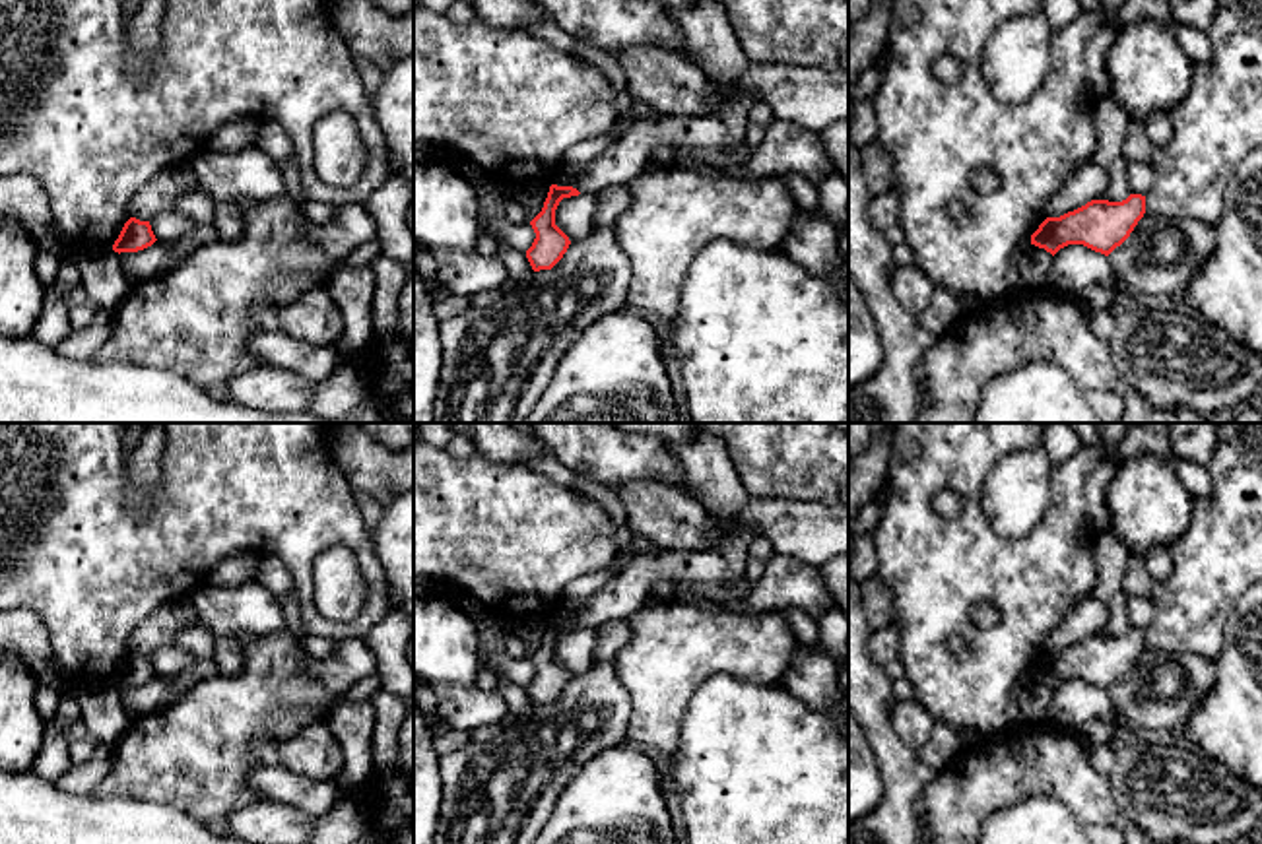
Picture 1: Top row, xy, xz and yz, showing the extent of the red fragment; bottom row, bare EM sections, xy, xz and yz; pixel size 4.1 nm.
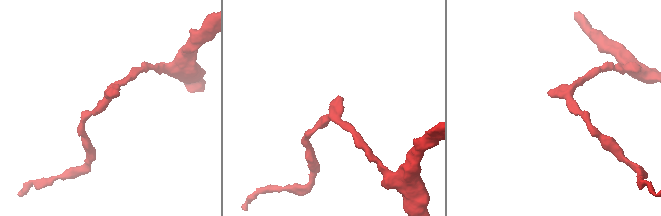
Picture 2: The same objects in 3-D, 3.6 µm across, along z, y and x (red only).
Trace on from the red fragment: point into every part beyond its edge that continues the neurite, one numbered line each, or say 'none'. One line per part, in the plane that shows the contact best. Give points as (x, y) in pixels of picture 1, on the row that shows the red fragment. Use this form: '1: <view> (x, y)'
none

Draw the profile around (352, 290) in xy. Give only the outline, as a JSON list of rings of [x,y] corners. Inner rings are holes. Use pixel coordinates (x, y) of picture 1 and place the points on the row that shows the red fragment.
[[[340,266],[330,272],[324,287],[344,320],[344,334],[334,349],[346,361],[353,361],[369,345],[373,336],[371,303],[375,297],[375,274],[371,266]]]

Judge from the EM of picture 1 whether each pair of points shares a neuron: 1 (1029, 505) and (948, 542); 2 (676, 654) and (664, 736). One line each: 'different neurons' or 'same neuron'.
1: different neurons
2: same neuron

